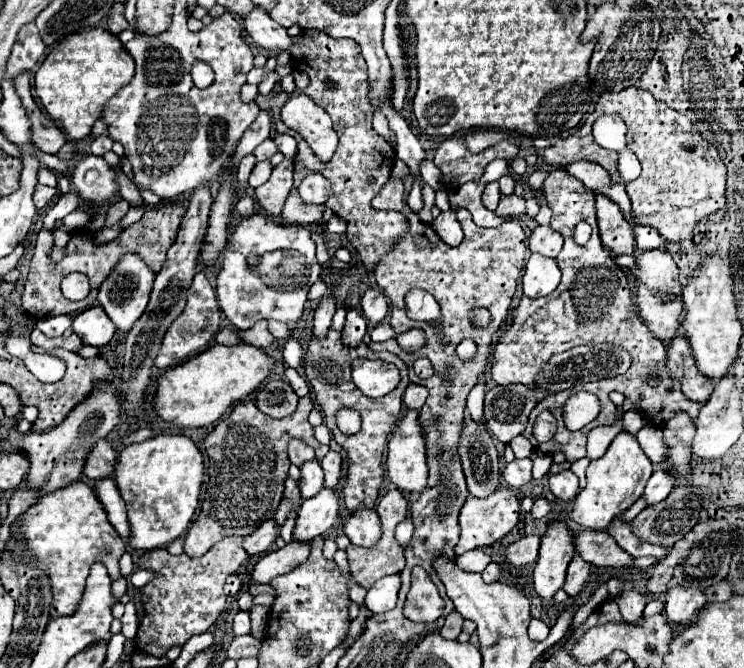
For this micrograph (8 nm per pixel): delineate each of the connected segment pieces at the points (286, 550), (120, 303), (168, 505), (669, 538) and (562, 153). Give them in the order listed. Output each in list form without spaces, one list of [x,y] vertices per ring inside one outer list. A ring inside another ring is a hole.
[[[292,541],[282,549],[266,553],[252,569],[250,581],[252,583],[270,583],[274,577],[288,573],[290,569],[302,565],[308,559],[310,545]]]
[[[126,253],[116,267],[112,269],[112,273],[104,279],[104,283],[100,285],[98,291],[98,301],[104,307],[106,315],[114,321],[114,325],[126,333],[130,331],[130,327],[138,321],[138,317],[144,313],[148,299],[150,299],[150,291],[152,291],[152,283],[154,283],[154,271],[136,255],[136,253]]]
[[[156,435],[142,443],[126,445],[116,457],[114,481],[126,503],[132,549],[158,549],[178,539],[190,525],[198,507],[204,459],[192,439],[182,435]]]
[[[684,483],[682,487],[674,487],[674,491],[662,501],[656,503],[654,507],[646,507],[642,513],[638,513],[638,517],[632,521],[634,523],[634,533],[648,543],[656,543],[656,545],[664,545],[668,549],[672,549],[672,545],[676,541],[680,541],[700,519],[700,509],[702,509],[702,497],[700,491],[694,485]]]
[[[628,87],[620,93],[604,93],[586,123],[578,127],[574,135],[558,141],[558,165],[586,161],[587,153],[604,153],[592,137],[592,123],[598,115],[618,115],[624,119],[628,125],[628,149],[636,153],[642,165],[640,177],[626,185],[634,223],[654,227],[666,241],[682,241],[692,233],[700,219],[726,207],[726,165],[718,157],[716,147],[694,129],[686,115],[654,99],[650,91],[640,87]]]

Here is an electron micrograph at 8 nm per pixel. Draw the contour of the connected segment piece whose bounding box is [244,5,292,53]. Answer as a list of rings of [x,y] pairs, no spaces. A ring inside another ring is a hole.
[[[258,5],[244,17],[244,27],[248,35],[252,37],[252,41],[270,53],[290,49],[292,37],[288,35],[288,31],[276,21],[272,21],[266,9]]]

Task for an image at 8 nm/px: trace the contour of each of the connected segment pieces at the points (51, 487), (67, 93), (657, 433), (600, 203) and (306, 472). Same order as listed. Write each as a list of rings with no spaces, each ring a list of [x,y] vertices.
[[[100,383],[90,391],[90,395],[78,403],[66,419],[46,433],[26,433],[20,435],[16,429],[10,431],[10,443],[16,451],[22,451],[30,461],[28,487],[40,489],[40,495],[66,487],[82,477],[84,461],[96,441],[104,439],[120,423],[120,401],[114,383]]]
[[[90,27],[68,35],[50,51],[36,71],[34,87],[48,115],[62,125],[62,131],[70,141],[78,141],[90,135],[104,103],[114,95],[114,91],[118,91],[118,87],[124,87],[132,75],[134,57],[126,51],[120,39],[102,27]]]
[[[646,423],[646,427],[642,427],[642,431],[636,435],[638,441],[640,441],[640,447],[644,449],[644,453],[648,455],[648,459],[658,465],[662,463],[666,457],[668,457],[668,447],[662,439],[662,429],[656,427],[656,425],[650,425]]]
[[[596,193],[596,215],[602,243],[614,255],[632,255],[636,251],[636,239],[630,223],[624,219],[620,207],[602,193]]]
[[[316,459],[302,463],[298,487],[300,487],[300,493],[304,499],[314,497],[324,487],[324,471]]]

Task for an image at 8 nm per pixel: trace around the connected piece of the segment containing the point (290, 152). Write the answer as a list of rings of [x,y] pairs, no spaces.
[[[276,133],[276,135],[274,135],[274,143],[276,143],[278,151],[284,153],[284,157],[292,159],[292,157],[296,155],[296,141],[294,141],[294,137],[290,137],[290,135],[282,135],[282,133]]]

